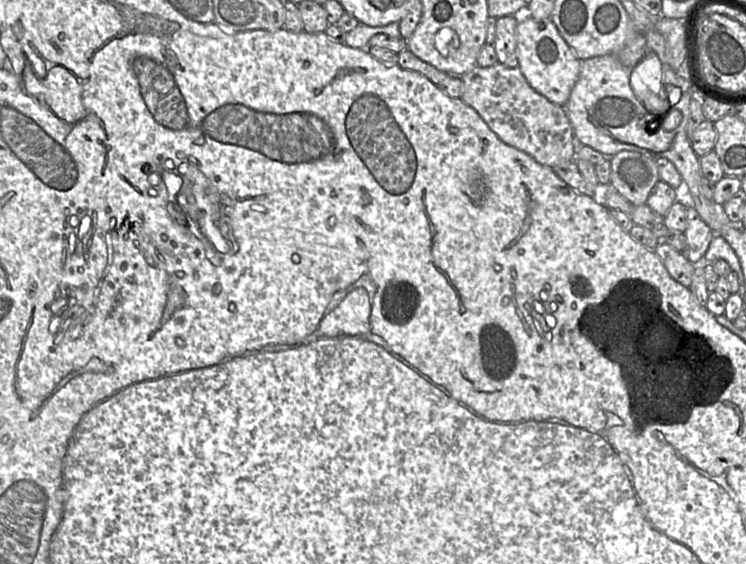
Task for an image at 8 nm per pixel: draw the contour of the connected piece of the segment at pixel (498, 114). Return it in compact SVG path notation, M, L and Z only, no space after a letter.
M501 63L490 67L476 65L460 77L463 83L461 100L472 107L504 143L549 167L575 160L577 143L565 107L536 92L519 67Z

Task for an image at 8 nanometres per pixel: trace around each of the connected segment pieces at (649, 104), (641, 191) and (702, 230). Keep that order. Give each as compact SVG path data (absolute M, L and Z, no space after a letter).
M648 53L642 61L640 61L632 70L630 76L630 84L631 87L636 94L637 98L640 100L640 103L644 106L644 108L653 114L655 117L663 117L665 116L670 109L677 110L675 108L671 108L674 104L670 100L670 91L665 92L663 84L661 82L661 61L655 53Z
M620 151L610 158L610 184L634 206L646 204L660 180L655 159L635 151Z
M693 208L687 209L686 256L694 265L703 267L703 259L715 234Z

